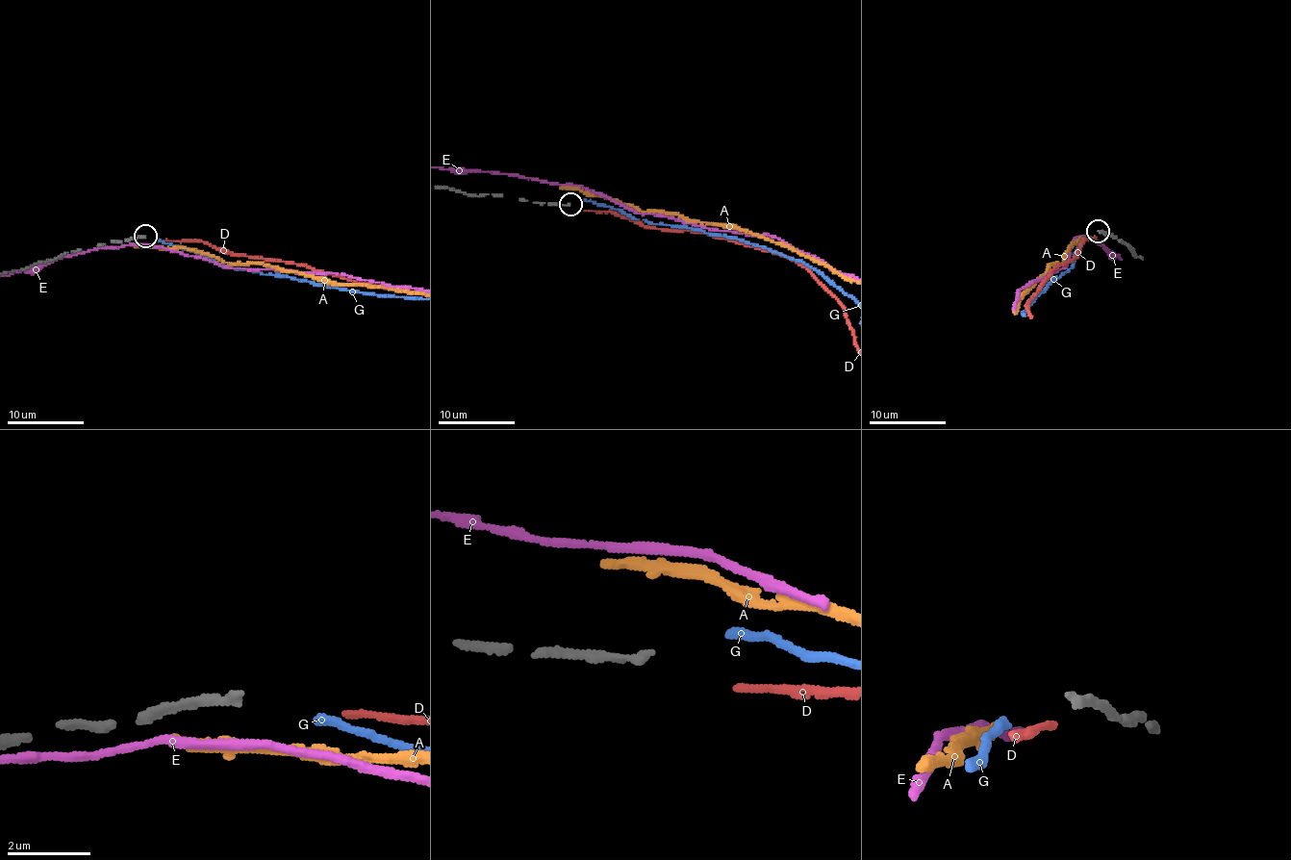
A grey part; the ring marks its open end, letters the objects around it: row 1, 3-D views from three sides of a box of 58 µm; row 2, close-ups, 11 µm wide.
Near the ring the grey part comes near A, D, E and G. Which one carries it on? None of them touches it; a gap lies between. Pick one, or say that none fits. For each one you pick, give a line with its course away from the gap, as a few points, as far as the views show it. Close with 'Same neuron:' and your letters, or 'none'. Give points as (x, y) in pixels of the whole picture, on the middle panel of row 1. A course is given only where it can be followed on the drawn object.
Same neuron: D

